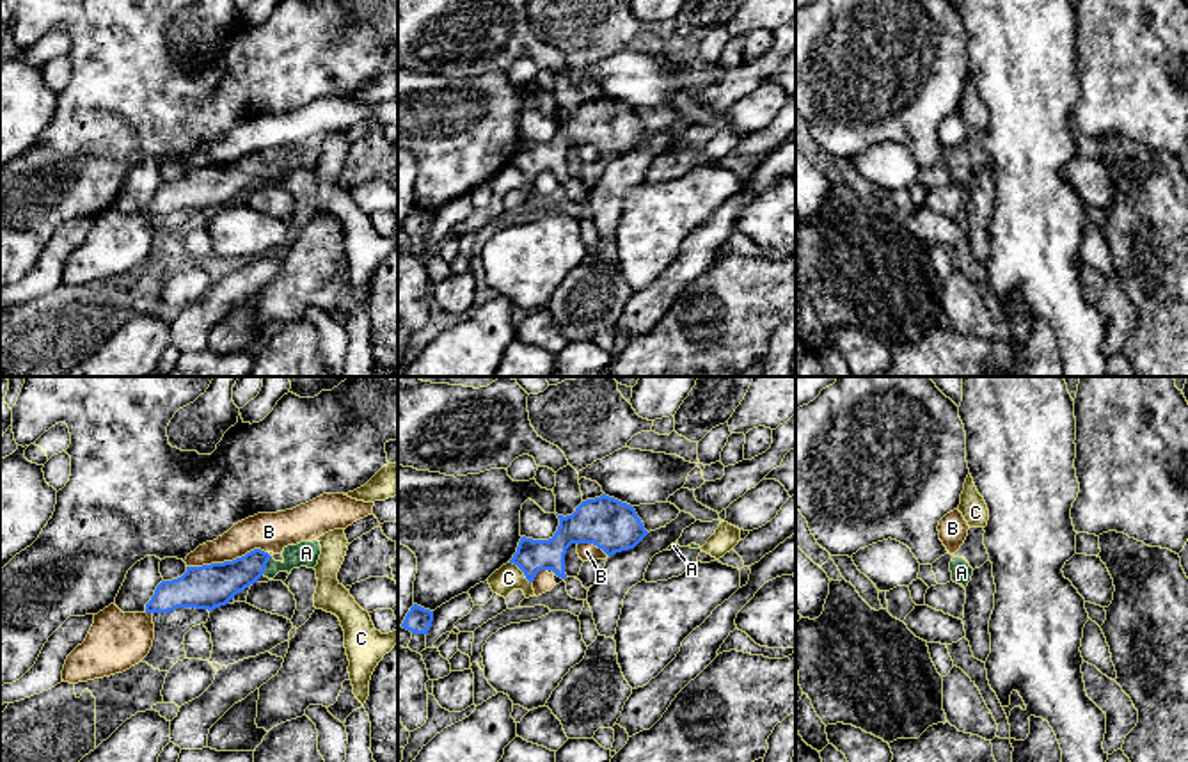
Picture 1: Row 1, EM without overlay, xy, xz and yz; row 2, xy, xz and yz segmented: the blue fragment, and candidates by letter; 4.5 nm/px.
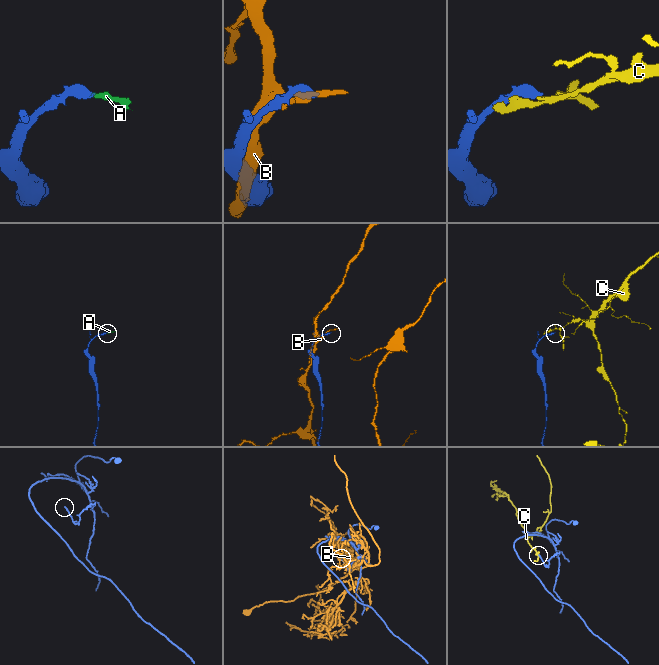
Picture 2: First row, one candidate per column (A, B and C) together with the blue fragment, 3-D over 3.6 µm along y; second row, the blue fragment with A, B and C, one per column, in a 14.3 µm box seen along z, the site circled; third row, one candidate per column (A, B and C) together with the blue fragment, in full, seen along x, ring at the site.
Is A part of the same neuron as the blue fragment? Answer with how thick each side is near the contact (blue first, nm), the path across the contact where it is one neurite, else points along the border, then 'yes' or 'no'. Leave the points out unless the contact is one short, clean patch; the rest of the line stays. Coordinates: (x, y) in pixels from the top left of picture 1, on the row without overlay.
calibres 190 and 110 nm; way xy (213, 187), (253, 167), (265, 167), (286, 167), (306, 155); yes

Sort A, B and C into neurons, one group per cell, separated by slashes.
A / B / C

